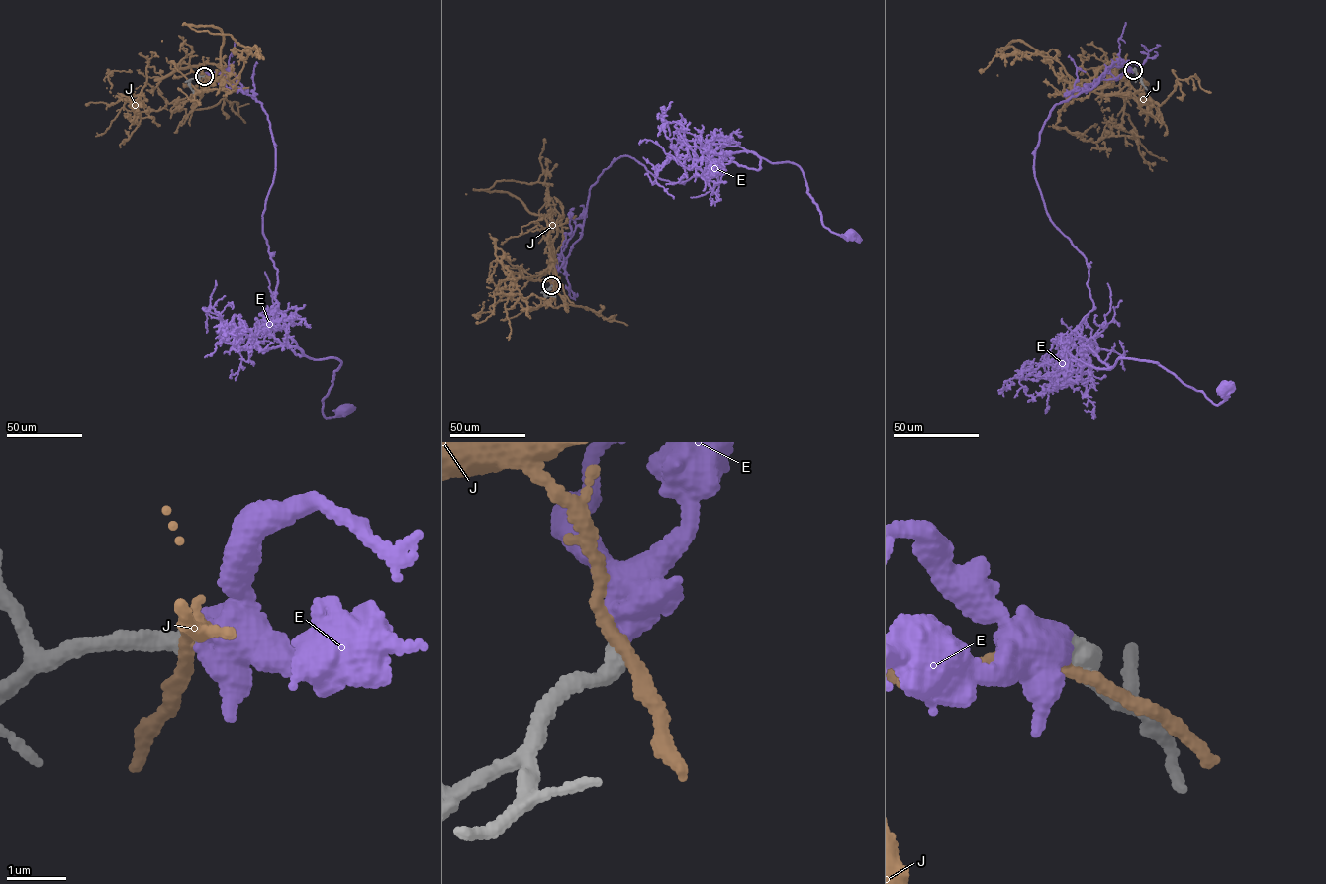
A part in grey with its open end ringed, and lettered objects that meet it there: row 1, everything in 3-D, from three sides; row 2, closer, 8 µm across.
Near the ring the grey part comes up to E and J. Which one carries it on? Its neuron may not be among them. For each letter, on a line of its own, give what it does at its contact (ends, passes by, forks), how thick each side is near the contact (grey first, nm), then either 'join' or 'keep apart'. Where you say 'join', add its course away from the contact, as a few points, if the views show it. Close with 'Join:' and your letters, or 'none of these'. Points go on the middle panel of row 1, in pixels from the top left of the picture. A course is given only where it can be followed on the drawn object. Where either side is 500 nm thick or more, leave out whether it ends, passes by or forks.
E: calibres 360 and 500 nm; join; course (552, 285), (591, 186), (624, 155), (675, 183), (706, 176), (714, 159), (794, 162), (823, 225), (852, 235)
J: it passes by; calibres 380 and 220 nm; keep apart
Join: E

